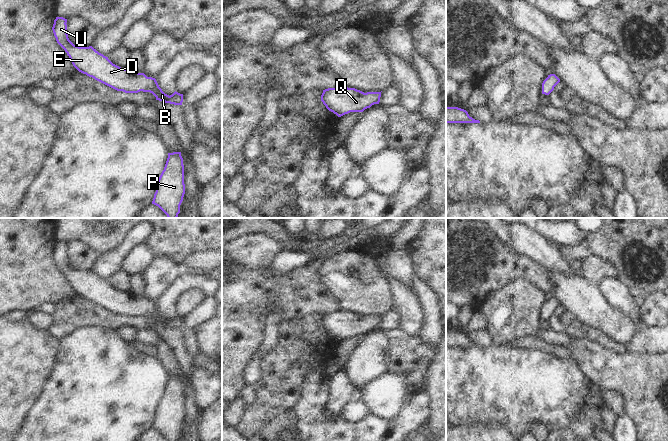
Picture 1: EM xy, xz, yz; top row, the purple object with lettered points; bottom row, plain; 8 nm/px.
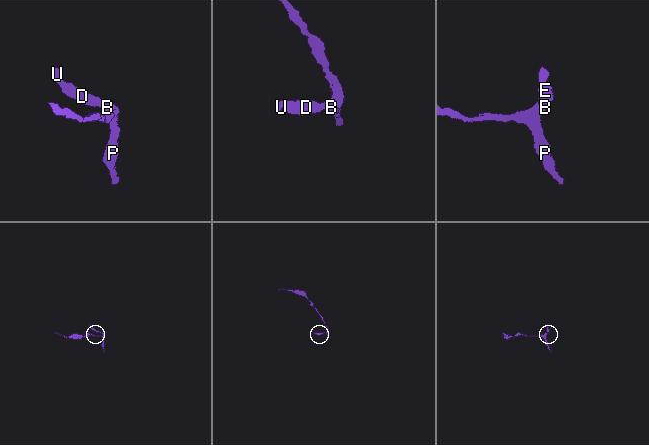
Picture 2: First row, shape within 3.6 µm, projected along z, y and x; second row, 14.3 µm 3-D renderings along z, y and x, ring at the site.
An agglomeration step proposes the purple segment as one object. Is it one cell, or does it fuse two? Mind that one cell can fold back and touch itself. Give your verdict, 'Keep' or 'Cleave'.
Keep.

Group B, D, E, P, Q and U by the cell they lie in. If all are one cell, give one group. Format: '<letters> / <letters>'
B D E P Q U

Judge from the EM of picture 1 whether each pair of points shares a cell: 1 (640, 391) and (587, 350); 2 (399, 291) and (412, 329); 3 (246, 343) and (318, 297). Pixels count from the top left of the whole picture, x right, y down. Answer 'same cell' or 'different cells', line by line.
1: same cell
2: same cell
3: same cell

